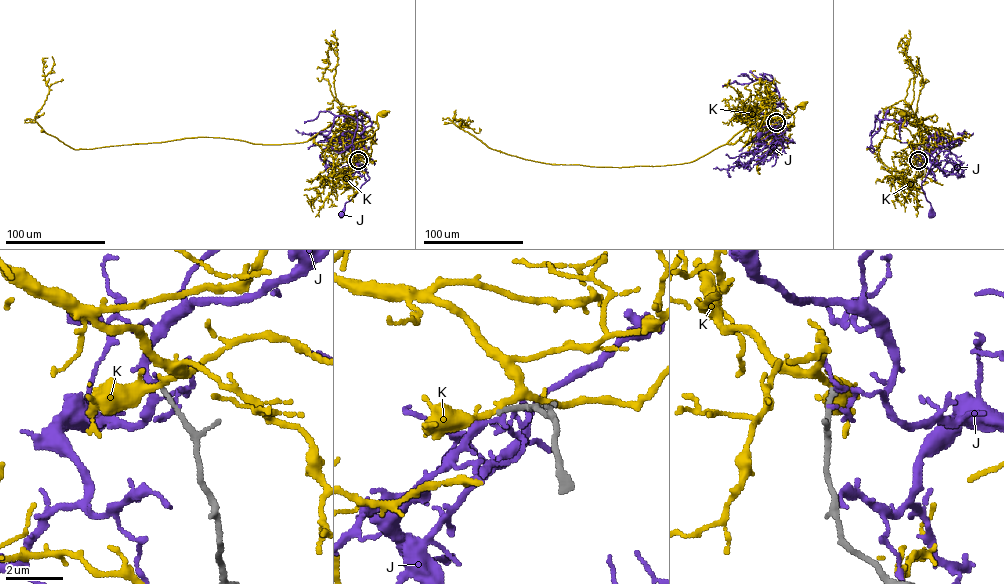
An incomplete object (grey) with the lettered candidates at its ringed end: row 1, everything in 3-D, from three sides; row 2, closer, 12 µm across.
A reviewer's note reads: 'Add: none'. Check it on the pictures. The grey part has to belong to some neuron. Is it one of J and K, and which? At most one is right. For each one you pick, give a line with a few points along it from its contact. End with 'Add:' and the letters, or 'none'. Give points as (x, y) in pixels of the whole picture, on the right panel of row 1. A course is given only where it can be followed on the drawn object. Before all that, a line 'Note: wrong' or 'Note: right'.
Note: right
Add: none

